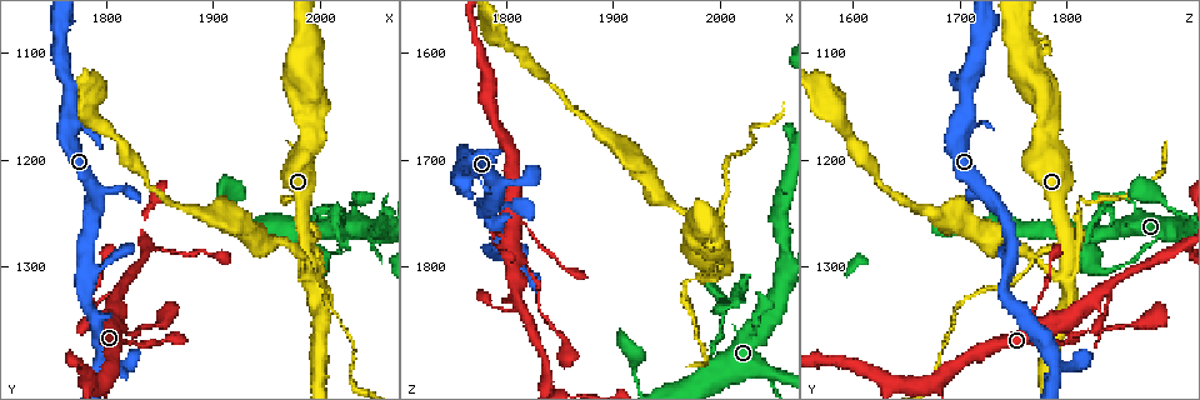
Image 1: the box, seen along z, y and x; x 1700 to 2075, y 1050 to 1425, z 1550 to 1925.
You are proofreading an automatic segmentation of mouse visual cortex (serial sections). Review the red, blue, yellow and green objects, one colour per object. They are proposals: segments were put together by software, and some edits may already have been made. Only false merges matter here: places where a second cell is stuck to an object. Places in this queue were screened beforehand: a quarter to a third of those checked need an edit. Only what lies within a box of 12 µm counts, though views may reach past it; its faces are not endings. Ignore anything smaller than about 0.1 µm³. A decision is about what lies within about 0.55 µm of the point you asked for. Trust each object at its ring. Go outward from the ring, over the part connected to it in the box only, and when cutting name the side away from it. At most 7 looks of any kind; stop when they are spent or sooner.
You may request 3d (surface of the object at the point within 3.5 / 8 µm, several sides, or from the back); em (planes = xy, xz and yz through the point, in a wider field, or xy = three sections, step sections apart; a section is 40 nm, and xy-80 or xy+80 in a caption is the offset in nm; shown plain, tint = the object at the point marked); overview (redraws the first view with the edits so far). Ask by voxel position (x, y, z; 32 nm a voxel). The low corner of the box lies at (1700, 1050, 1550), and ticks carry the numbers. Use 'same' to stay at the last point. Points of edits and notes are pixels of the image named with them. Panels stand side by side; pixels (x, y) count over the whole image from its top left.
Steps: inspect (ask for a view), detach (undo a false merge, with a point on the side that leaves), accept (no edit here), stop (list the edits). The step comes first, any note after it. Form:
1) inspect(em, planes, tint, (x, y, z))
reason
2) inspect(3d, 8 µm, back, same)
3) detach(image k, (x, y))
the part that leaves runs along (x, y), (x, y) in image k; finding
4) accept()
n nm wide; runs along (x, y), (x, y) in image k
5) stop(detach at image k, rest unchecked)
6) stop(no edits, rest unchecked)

inspect(3d, 3.5 µm, (1992, 1268, 1892))
sharp bend

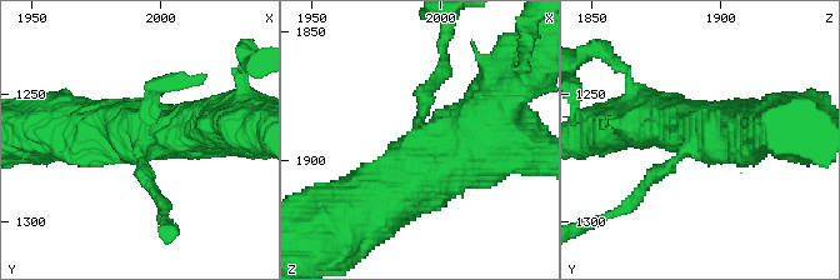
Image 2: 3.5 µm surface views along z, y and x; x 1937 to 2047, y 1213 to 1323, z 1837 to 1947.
inspect(em, planes, plain, (1993, 1266, 1893))

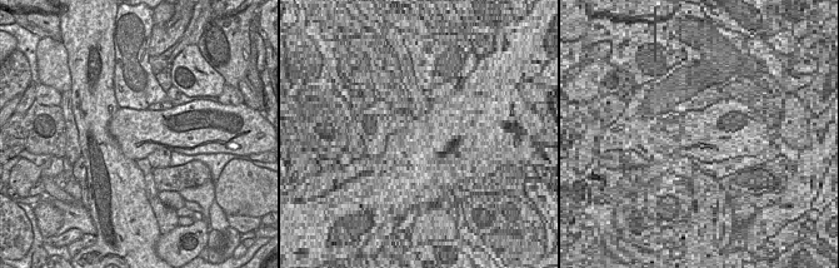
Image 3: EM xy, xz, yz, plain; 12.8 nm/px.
inspect(em, planes, tint, same)
with the object marked

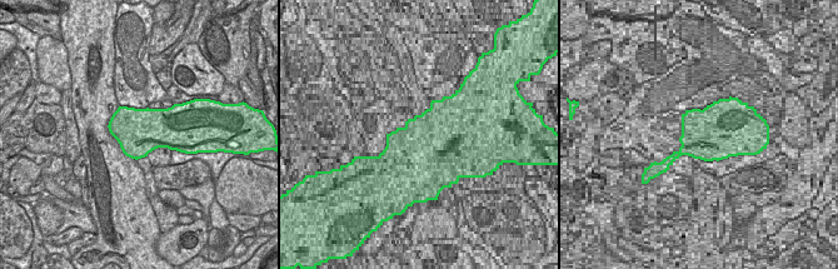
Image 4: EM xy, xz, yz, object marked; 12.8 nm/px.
accept()
runs along (495, 110), (458, 159), (365, 206) in image 2; continuous, no second cell

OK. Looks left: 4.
inspect(3d, 8 µm, (1810, 1358, 1794))
three arms meet

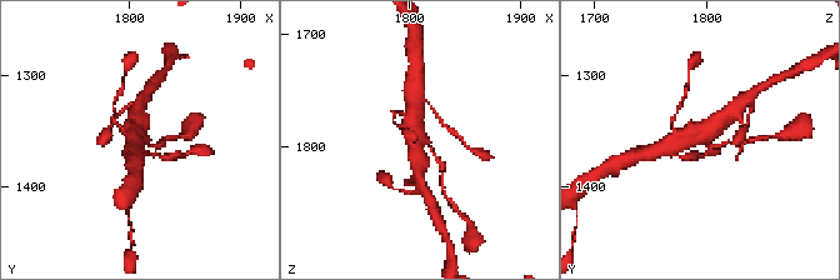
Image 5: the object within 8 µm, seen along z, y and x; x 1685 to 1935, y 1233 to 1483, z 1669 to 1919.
inspect(em, xy, step 1, tint, (1808, 1358, 1794))

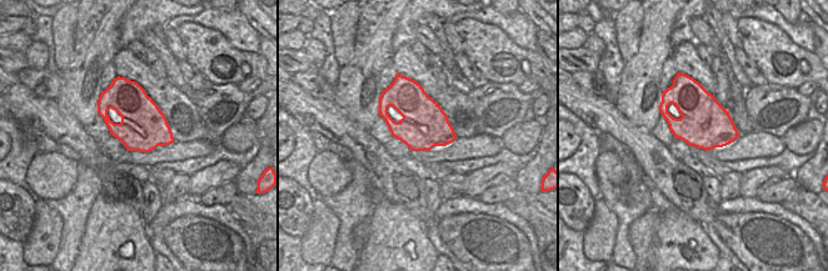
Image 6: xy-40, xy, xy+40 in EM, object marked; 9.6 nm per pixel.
accept()
runs along (666, 146), (704, 136), (726, 115) in image 5; one cell here

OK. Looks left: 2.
inspect(3d, 3.5 µm, (1986, 1266, 1800))
four arms meet

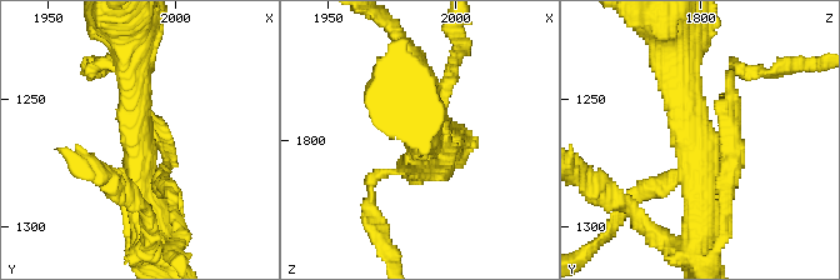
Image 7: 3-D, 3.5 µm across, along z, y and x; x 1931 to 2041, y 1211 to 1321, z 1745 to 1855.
inspect(em, xy, step 5, tint, (1986, 1267, 1799))
4 arms; arms of 150, 150, 450, 450 nm

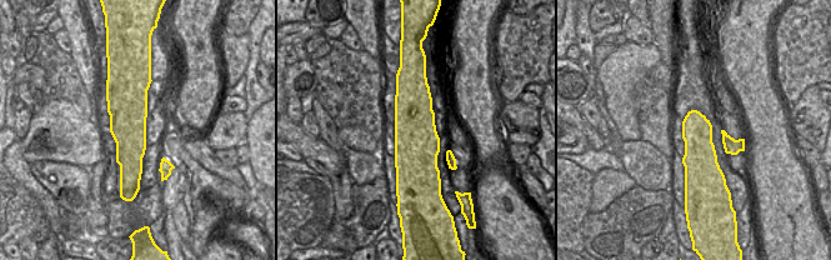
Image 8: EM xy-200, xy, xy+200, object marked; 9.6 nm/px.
accept()
runs along (679, 61), (704, 176), (704, 226) in image 7; continuous, no second cell

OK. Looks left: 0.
stop(no edits, rest unchecked)

